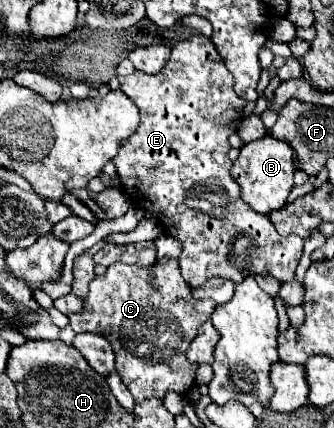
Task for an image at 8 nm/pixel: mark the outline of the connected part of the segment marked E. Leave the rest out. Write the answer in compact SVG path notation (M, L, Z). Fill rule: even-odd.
M191 36L171 50L171 58L159 74L143 74L137 70L131 76L119 76L119 82L121 92L139 108L141 124L133 136L123 140L113 162L129 200L151 212L161 222L163 230L183 244L179 266L185 282L195 288L213 276L241 282L247 274L271 274L279 282L291 280L303 254L305 240L295 234L281 236L269 216L251 210L239 198L239 184L229 172L231 160L227 152L231 146L227 138L237 132L243 120L241 108L247 102L235 94L231 74L223 66L213 42L205 36Z

